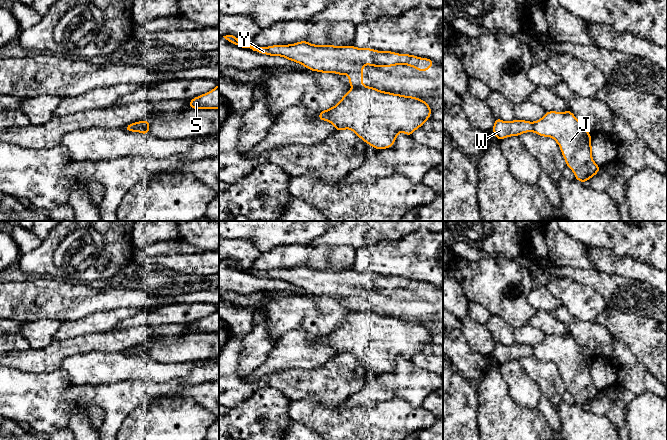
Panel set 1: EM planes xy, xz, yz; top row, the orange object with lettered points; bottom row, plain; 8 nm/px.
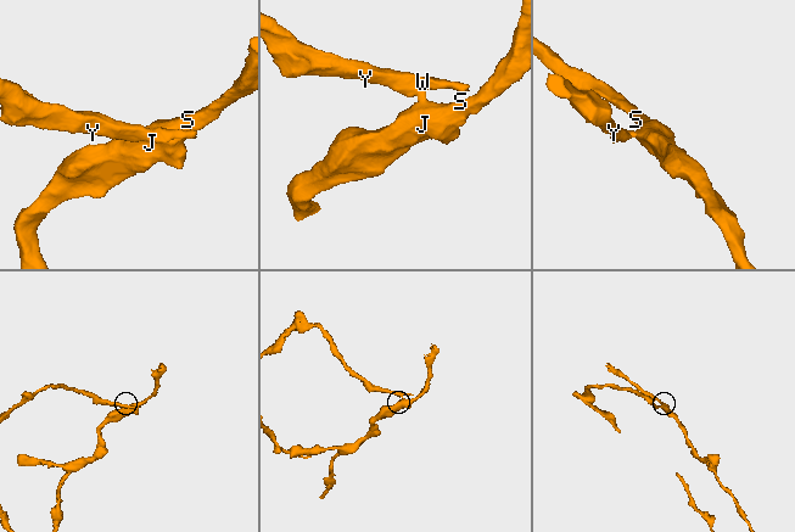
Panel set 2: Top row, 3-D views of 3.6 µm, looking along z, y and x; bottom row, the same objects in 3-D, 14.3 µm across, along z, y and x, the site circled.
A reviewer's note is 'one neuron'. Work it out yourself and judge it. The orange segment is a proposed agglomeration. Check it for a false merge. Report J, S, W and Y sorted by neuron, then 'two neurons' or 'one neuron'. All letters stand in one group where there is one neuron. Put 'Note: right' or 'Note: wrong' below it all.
groups J S / W Y; two neurons
Note: wrong

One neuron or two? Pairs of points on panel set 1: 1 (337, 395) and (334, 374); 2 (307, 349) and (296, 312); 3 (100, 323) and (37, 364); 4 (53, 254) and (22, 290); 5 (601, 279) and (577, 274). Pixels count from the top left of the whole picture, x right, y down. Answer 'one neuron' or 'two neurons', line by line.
1: one neuron
2: two neurons
3: two neurons
4: two neurons
5: one neuron

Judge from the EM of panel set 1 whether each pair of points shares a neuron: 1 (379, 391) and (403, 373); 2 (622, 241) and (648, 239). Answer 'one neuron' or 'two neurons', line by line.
1: one neuron
2: one neuron

